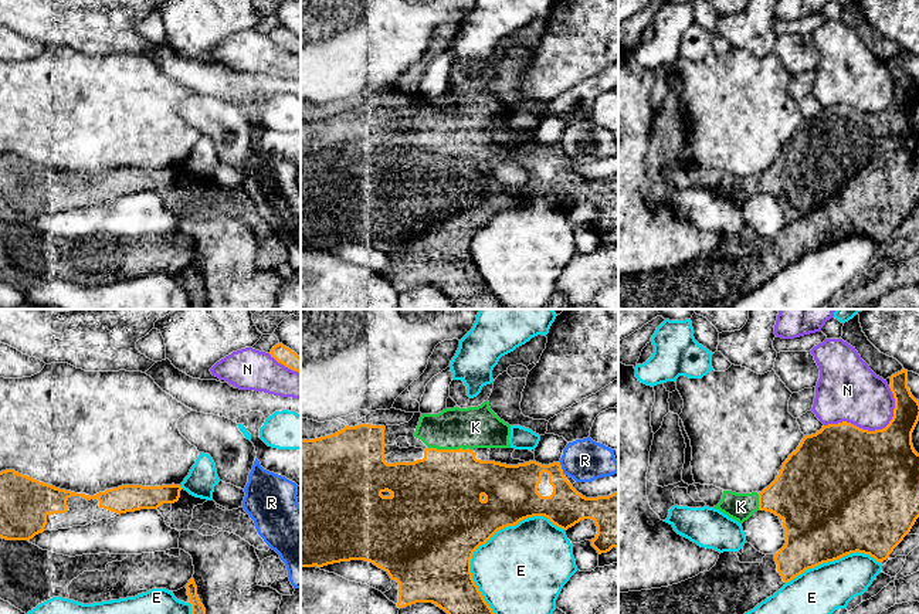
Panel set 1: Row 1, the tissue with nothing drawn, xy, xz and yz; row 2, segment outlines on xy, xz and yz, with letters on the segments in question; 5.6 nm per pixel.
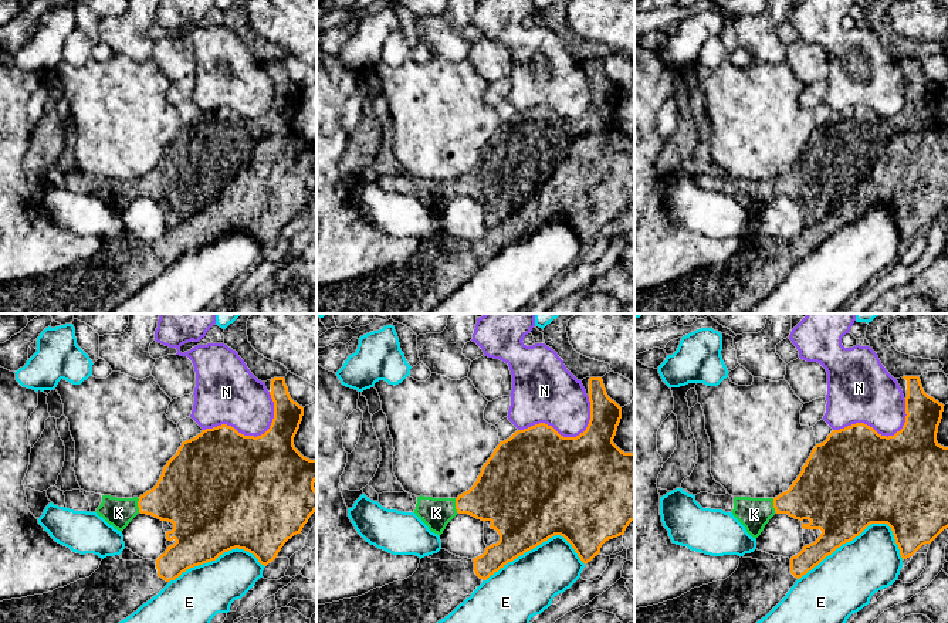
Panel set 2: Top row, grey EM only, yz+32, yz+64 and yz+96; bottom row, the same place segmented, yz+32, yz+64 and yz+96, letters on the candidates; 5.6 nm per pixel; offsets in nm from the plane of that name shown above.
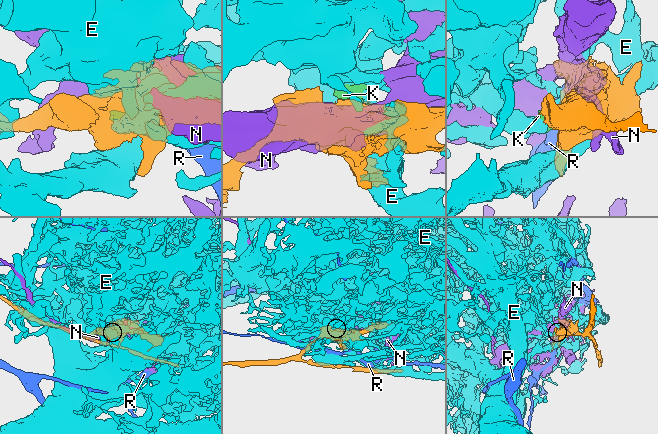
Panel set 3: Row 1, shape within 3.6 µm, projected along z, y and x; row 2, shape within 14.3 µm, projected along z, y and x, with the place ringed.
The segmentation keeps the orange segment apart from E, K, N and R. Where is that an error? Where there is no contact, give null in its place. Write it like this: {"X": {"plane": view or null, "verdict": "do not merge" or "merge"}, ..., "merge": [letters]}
{"E": {"plane": "xz", "verdict": "do not merge"}, "K": {"plane": "xz", "verdict": "merge"}, "N": {"plane": "yz", "verdict": "do not merge"}, "R": {"plane": "xz", "verdict": "do not merge"}, "merge": ["K"]}

